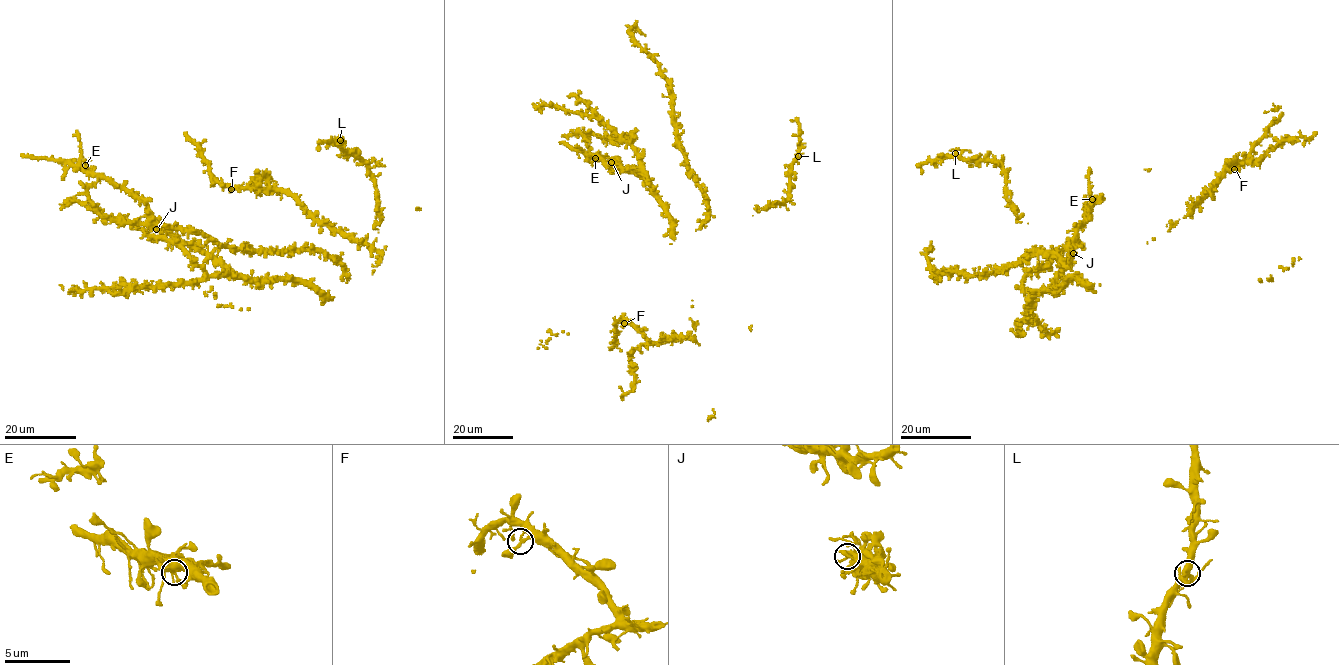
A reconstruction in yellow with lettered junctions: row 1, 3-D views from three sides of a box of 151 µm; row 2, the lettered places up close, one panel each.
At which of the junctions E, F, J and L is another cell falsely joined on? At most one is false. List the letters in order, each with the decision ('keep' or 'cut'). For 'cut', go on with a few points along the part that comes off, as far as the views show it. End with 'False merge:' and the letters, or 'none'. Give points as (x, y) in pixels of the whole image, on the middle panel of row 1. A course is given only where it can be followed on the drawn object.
E: keep
F: keep
J: keep
L: cut
False merge: L

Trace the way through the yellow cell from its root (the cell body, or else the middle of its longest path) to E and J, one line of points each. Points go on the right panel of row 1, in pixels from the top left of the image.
E: (1100, 284), (1080, 284), (1075, 278), (1052, 286), (1070, 263), (1071, 243), (1089, 217), (1087, 210), (1092, 199)
J: (1100, 284), (1080, 284), (1075, 278), (1053, 288), (1070, 264), (1073, 253)

